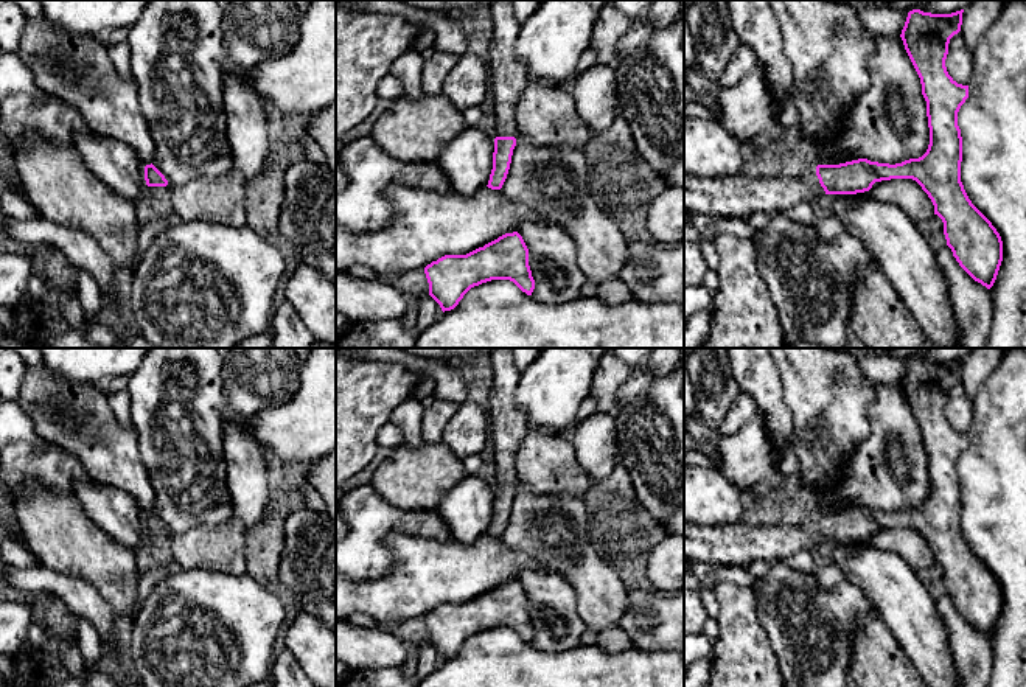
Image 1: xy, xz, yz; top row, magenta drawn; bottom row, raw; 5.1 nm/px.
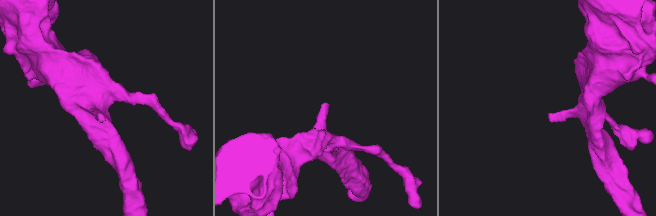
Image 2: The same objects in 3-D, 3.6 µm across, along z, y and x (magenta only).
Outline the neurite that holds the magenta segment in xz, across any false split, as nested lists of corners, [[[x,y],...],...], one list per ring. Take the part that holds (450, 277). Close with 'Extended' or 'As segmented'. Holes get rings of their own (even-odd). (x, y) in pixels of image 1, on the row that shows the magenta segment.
[[[518,232],[466,255],[445,255],[424,267],[429,295],[441,311],[454,309],[474,286],[491,280],[510,280],[522,292],[532,295],[535,280],[529,266],[529,249]]]. As segmented

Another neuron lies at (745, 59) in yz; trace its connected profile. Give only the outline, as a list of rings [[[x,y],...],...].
[[[746,45],[737,47],[718,81],[721,89],[737,85],[756,65],[757,54],[754,50]]]

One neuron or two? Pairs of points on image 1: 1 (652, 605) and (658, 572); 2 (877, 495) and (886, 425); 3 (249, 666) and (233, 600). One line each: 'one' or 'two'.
1: two
2: one
3: one

